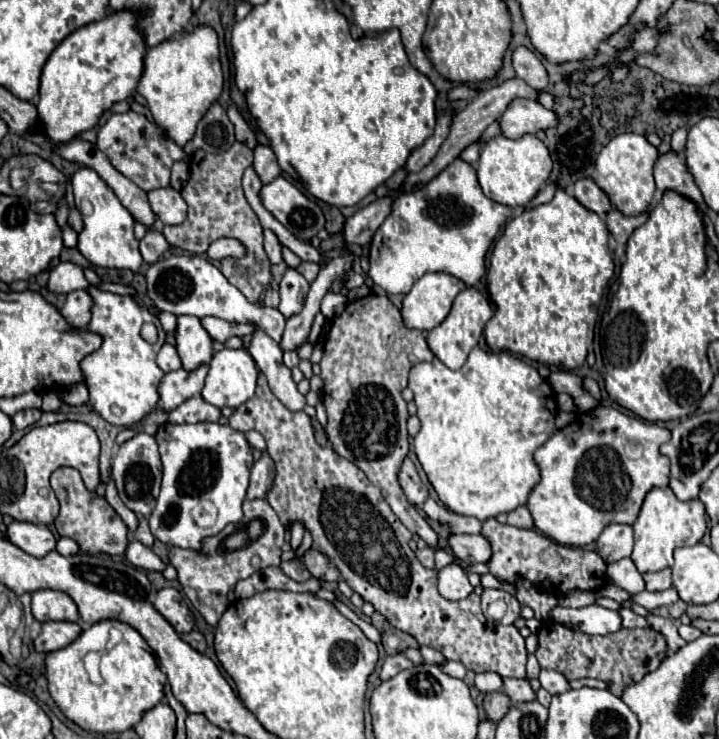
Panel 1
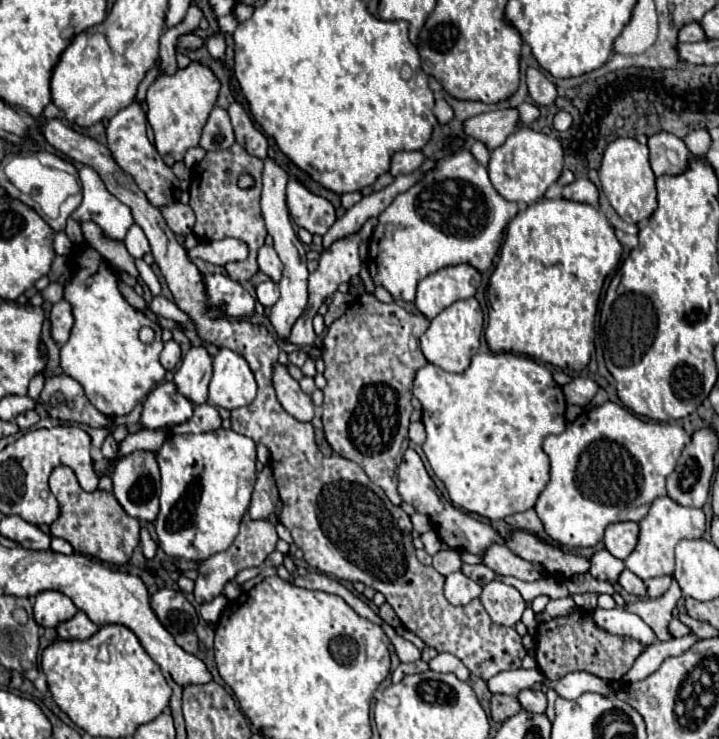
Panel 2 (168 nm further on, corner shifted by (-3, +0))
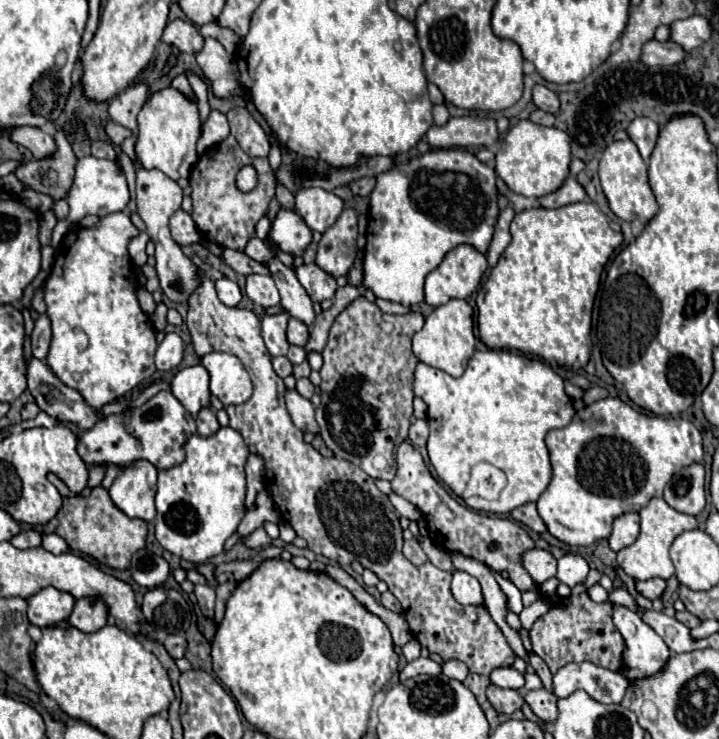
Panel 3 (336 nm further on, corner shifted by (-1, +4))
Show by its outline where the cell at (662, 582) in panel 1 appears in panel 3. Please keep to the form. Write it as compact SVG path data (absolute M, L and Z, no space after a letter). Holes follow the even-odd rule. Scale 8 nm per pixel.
M654 577L654 579L648 579L648 581L636 581L636 589L648 599L656 599L664 593L666 581L660 579L660 577Z

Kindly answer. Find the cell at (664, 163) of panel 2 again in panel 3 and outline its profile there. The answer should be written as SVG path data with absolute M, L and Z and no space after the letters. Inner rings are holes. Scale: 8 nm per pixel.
M634 119L630 125L628 125L628 135L630 139L636 143L640 155L644 161L650 159L654 147L656 147L656 141L658 141L658 135L660 135L660 125L654 123L652 119Z

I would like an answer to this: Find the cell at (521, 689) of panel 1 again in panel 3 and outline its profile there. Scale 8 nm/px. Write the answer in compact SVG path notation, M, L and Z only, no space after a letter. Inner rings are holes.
M544 687L542 689L534 689L534 691L524 689L522 697L542 721L550 721L552 723L556 719L558 709L556 709L556 695L554 693L546 691Z

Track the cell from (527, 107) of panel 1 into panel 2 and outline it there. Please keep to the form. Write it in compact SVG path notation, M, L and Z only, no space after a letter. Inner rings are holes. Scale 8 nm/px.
M498 109L466 119L462 123L462 129L464 135L484 143L488 151L492 151L494 147L500 147L510 133L516 131L516 125L518 125L516 109Z

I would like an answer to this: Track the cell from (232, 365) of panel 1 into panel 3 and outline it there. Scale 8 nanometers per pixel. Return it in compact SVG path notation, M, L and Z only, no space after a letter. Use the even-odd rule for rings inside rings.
M208 353L200 361L210 373L210 393L216 395L226 407L244 403L252 397L250 375L240 359L232 353Z

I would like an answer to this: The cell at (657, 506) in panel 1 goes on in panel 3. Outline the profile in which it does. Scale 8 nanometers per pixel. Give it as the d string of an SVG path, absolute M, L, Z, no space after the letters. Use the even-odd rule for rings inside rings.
M662 497L652 499L642 511L640 511L640 535L636 539L636 543L632 543L630 547L618 551L618 565L636 581L646 581L652 577L662 577L668 579L674 575L674 565L670 561L670 545L672 541L688 529L696 529L698 521L694 515L686 515L680 513L676 509L672 509Z

